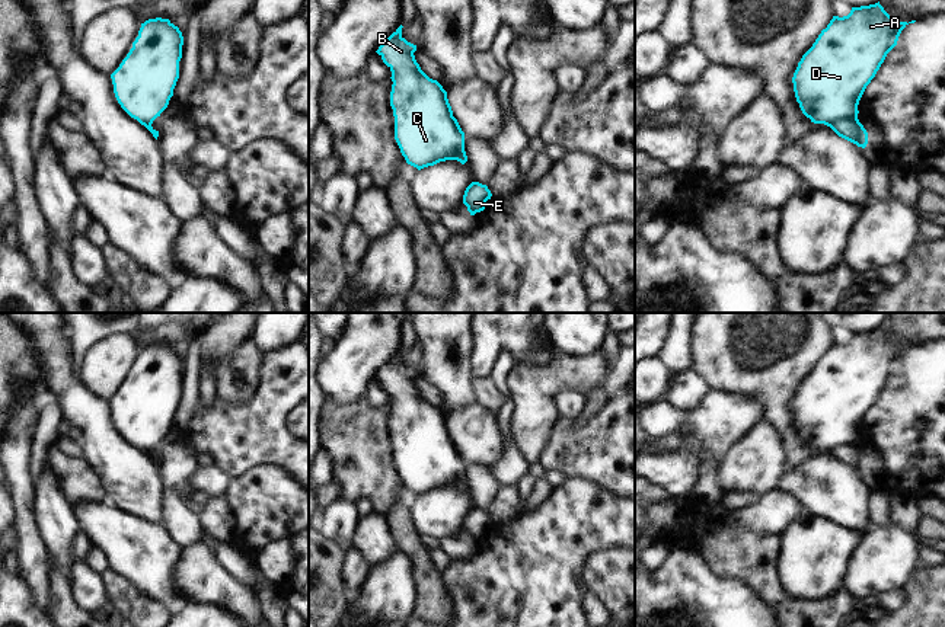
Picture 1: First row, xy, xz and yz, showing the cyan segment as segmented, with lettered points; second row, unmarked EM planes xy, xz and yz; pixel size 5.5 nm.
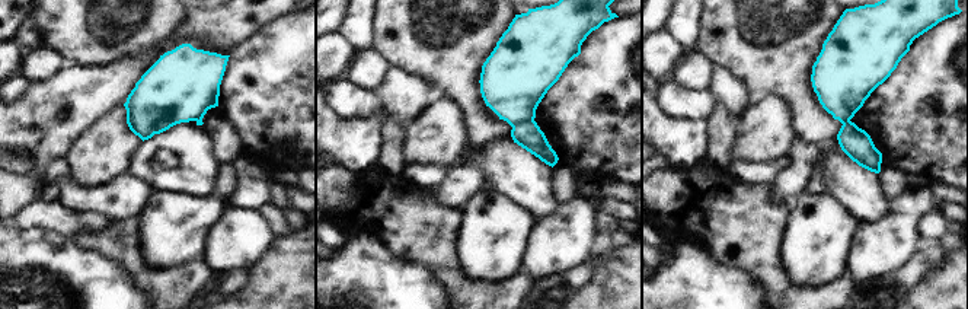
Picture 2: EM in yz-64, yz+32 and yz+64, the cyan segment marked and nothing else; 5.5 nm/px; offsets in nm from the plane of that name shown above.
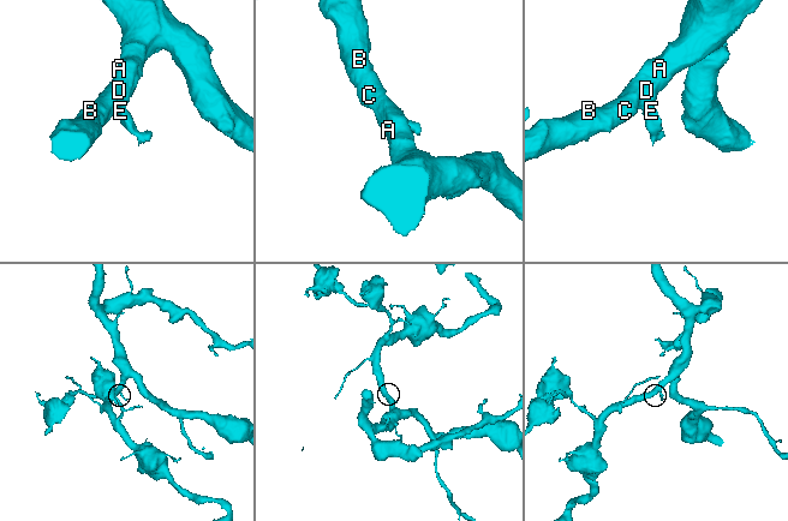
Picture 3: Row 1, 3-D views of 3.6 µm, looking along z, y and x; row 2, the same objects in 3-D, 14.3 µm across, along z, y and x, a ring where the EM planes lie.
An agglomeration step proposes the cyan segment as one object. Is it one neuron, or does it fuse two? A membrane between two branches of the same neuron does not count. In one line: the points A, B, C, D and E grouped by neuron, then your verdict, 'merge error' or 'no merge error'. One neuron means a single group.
groups A B C D / E; merge error

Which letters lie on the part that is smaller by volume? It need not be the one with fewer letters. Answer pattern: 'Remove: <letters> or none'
Remove: E

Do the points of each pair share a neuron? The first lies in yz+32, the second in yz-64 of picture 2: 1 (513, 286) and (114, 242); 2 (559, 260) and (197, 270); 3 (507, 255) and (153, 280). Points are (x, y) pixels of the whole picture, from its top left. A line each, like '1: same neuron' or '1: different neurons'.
1: same neuron
2: different neurons
3: different neurons

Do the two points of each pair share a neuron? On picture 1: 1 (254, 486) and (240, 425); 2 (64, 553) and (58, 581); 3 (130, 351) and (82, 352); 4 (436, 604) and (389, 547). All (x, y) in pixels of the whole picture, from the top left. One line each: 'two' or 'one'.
1: two
2: two
3: two
4: two

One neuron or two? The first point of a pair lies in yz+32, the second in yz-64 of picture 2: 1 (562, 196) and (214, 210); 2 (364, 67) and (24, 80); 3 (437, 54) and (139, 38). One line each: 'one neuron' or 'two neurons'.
1: two neurons
2: two neurons
3: one neuron

